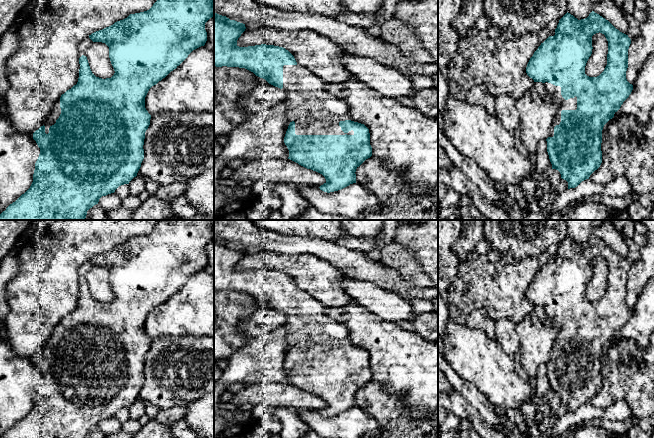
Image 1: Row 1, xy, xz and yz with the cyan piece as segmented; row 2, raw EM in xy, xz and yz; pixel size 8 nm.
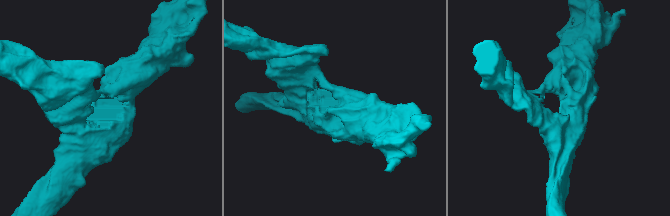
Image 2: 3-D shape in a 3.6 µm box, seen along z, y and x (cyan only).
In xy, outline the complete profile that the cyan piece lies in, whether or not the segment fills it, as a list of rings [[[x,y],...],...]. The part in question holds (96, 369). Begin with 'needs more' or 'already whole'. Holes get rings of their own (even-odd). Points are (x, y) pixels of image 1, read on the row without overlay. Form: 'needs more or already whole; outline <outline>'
needs more; outline [[[160,220],[149,234],[130,238],[127,242],[89,259],[93,266],[102,266],[109,271],[109,282],[115,297],[111,302],[102,303],[96,301],[90,293],[85,276],[80,276],[80,293],[77,308],[61,319],[46,341],[44,349],[33,357],[33,363],[40,372],[40,378],[35,387],[33,406],[30,412],[1,438],[87,438],[90,432],[98,428],[102,420],[114,417],[121,409],[129,408],[137,400],[144,383],[143,369],[145,356],[150,349],[151,343],[151,339],[145,332],[145,321],[152,310],[156,309],[171,295],[176,293],[193,274],[205,269],[207,265],[205,247],[212,241],[214,241],[214,220]]]

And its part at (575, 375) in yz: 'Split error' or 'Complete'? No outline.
Split error

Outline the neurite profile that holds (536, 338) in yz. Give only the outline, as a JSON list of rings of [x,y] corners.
[[[529,313],[516,324],[520,337],[521,365],[530,378],[536,377],[541,364],[549,361],[559,329],[547,326],[536,313]]]

